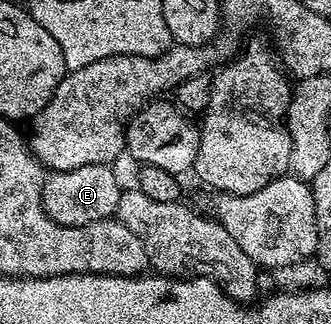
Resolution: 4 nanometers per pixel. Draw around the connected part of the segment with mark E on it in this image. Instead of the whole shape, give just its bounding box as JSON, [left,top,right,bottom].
[43,165,123,227]

